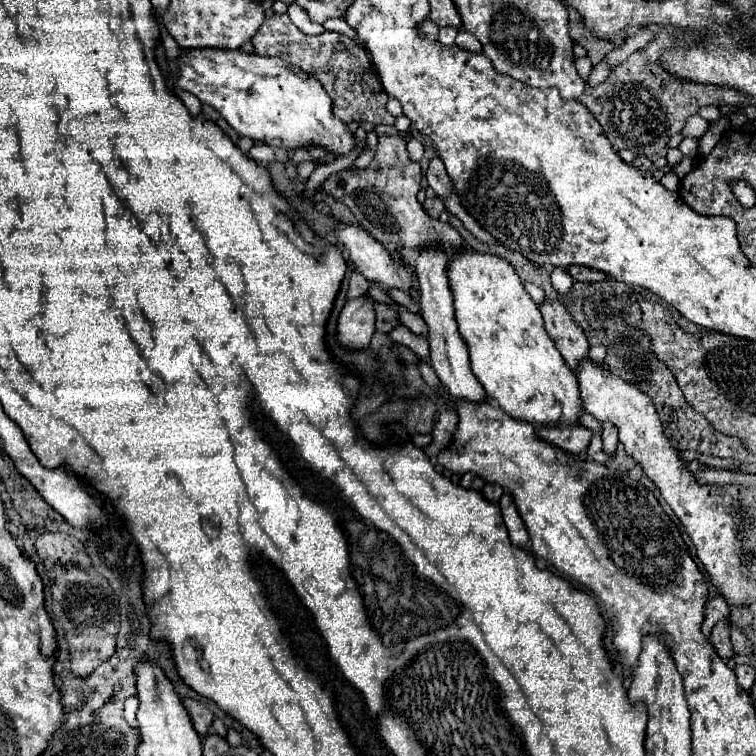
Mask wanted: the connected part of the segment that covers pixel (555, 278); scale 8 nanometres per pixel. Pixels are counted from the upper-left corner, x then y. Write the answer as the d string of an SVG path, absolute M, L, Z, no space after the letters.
M554 268L552 274L550 274L550 278L552 278L552 286L560 294L566 294L566 290L572 286L572 276L566 270L562 270L562 268Z

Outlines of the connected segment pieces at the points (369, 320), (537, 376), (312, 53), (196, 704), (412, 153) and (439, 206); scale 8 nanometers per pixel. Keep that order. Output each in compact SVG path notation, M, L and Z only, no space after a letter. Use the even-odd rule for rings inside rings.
M372 298L346 302L336 322L336 342L346 350L366 350L374 334Z
M466 248L466 256L458 256L458 260L448 262L446 274L448 274L448 284L454 296L458 330L464 342L468 344L472 372L478 378L478 382L484 386L486 396L494 400L512 418L528 420L534 426L578 424L582 402L578 394L576 376L574 372L570 372L570 368L566 368L562 354L556 350L554 342L546 334L542 314L538 306L532 302L532 298L528 296L528 292L524 290L514 266L500 256Z
M272 14L268 20L262 22L262 28L258 28L256 36L252 36L252 46L258 54L262 56L282 56L290 64L298 66L304 72L310 72L318 82L324 86L328 96L332 98L332 112L336 118L342 118L344 122L370 122L370 124L388 124L394 126L394 116L386 110L388 94L384 92L374 68L370 66L370 58L364 48L360 48L352 38L342 36L338 32L322 32L318 36L306 36L302 34L294 24L288 22L288 16L282 14Z
M184 698L184 706L186 706L188 714L192 716L192 722L194 722L194 728L198 730L198 734L204 736L208 732L208 726L212 724L210 708L196 698Z
M410 138L407 143L407 151L410 159L420 162L424 155L424 147L416 138Z
M438 196L427 198L422 205L424 210L428 212L428 216L432 216L432 218L438 218L438 216L446 210L446 208L444 208L444 200L438 198Z

